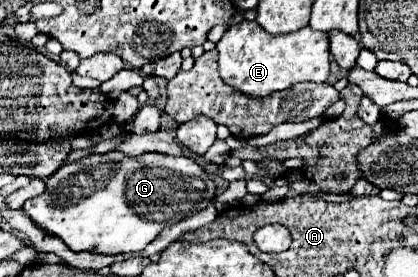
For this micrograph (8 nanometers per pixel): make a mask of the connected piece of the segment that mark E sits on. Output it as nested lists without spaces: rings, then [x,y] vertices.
[[[242,20],[230,26],[216,44],[220,54],[220,76],[236,92],[252,98],[266,98],[272,92],[286,90],[298,82],[322,84],[330,76],[328,34],[312,30],[310,26],[290,34],[268,34],[258,22]]]

